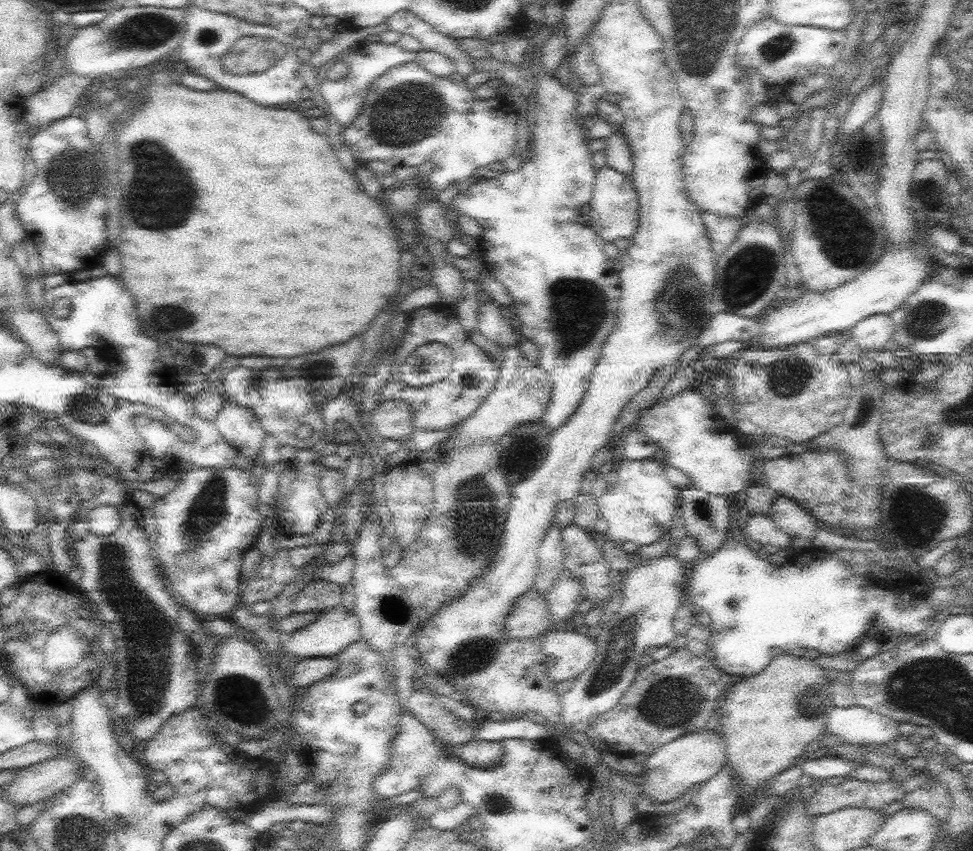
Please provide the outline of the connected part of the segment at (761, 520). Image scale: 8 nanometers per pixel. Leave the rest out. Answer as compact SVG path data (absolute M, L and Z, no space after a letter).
M759 514L751 516L743 534L761 544L763 548L769 544L775 546L777 550L791 550L791 538L783 530L779 530L773 518L769 516L759 516Z

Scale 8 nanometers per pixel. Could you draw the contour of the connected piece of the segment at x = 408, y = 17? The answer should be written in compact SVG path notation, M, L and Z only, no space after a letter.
M401 10L401 12L391 14L387 18L387 22L383 24L383 30L393 30L399 36L403 36L403 34L413 36L423 46L423 50L435 50L439 54L445 54L447 58L451 58L455 62L455 72L461 74L463 78L477 72L471 66L471 62L473 62L471 56L461 50L459 42L455 42L453 38L437 32L431 24L423 22L419 16L415 16L409 10Z

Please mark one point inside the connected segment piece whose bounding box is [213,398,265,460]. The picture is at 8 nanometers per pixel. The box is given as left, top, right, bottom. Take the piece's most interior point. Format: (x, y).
(237, 424)

